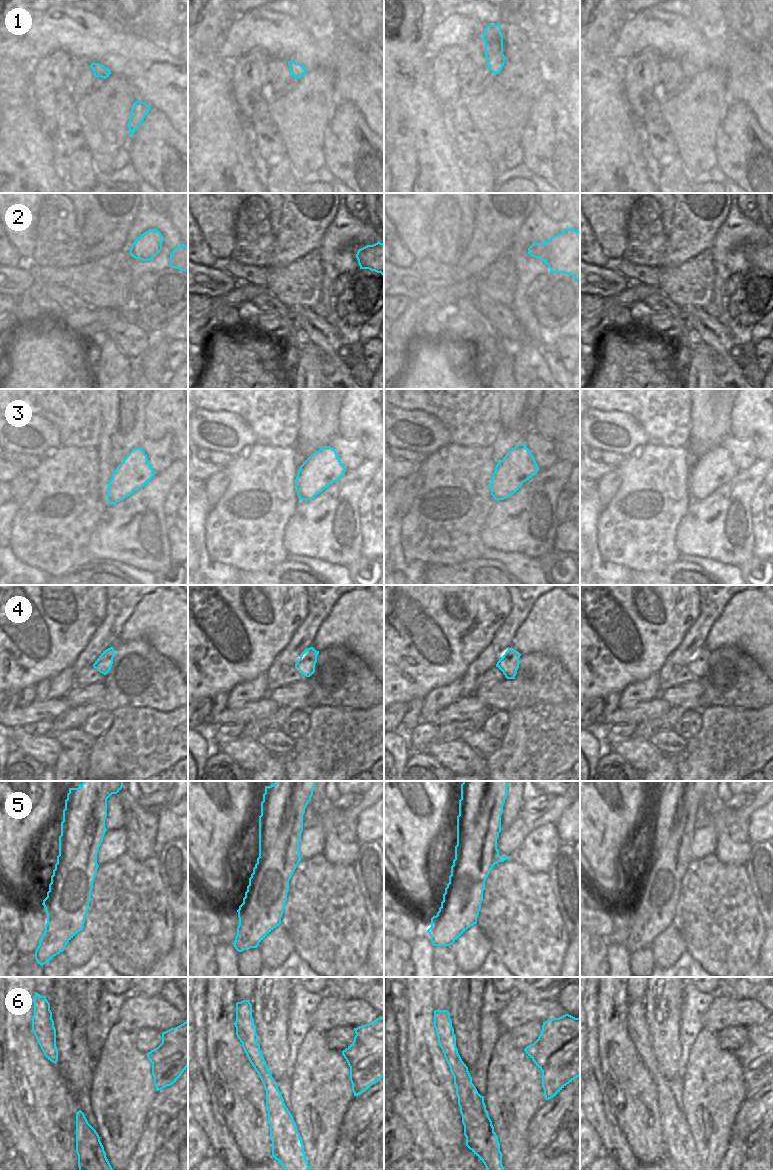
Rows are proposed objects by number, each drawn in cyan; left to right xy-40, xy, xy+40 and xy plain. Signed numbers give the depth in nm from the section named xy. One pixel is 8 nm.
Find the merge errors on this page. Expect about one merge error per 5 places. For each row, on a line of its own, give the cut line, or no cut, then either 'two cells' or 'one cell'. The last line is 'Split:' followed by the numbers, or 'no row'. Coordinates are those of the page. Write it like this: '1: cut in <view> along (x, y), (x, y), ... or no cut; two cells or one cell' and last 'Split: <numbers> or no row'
1: no cut; one cell
2: no cut; one cell
3: no cut; one cell
4: no cut; one cell
5: cut in xy-40 along (101, 781), (89, 860), (48, 897); two cells
6: cut in xy+40 along (485, 1109), (482, 1122), (493, 1131); two cells
Split: 5, 6

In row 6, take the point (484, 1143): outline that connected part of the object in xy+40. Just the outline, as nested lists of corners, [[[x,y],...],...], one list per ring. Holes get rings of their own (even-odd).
[[[448,1010],[434,1011],[434,1027],[438,1043],[454,1077],[466,1146],[484,1163],[487,1170],[504,1170],[498,1137],[482,1123],[486,1110],[484,1096],[478,1093],[468,1067],[458,1053]]]

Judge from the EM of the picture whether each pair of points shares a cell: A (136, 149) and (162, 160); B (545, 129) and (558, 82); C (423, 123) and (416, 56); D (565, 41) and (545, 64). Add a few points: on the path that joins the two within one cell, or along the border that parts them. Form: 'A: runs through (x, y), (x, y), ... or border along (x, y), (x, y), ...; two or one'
A: runs through (142, 149), (151, 149), (156, 154); one
B: border along (545, 86), (554, 92), (567, 113); two
C: runs through (418, 106), (418, 73); one
D: border along (544, 53), (552, 53), (560, 60), (569, 61); two

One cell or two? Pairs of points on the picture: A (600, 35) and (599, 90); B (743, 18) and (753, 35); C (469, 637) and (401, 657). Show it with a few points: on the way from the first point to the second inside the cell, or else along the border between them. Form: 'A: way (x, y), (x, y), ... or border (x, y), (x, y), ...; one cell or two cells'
A: way (600, 49), (601, 76); one cell
B: way (747, 22), (753, 31); one cell
C: way (452, 653), (418, 654); one cell

